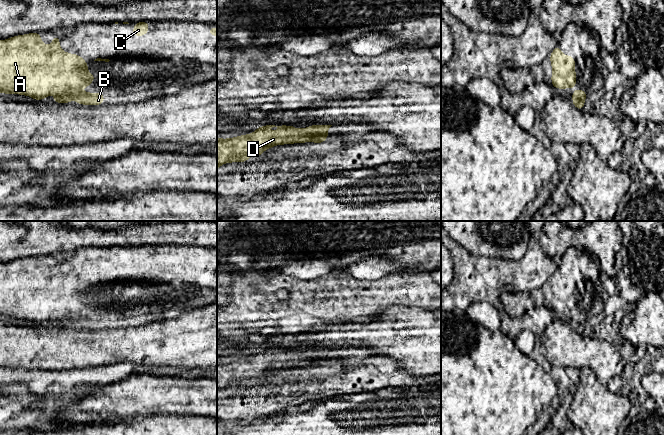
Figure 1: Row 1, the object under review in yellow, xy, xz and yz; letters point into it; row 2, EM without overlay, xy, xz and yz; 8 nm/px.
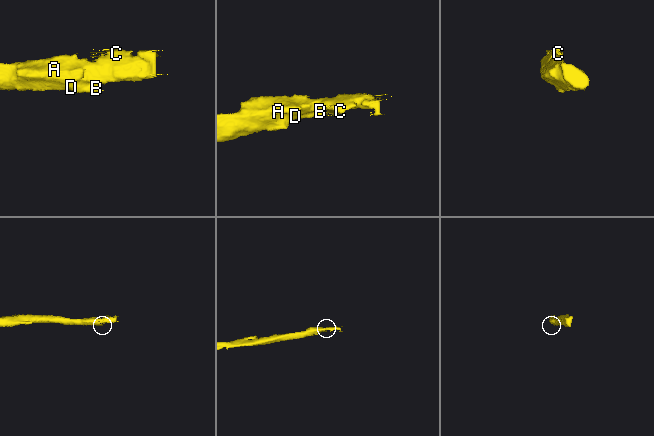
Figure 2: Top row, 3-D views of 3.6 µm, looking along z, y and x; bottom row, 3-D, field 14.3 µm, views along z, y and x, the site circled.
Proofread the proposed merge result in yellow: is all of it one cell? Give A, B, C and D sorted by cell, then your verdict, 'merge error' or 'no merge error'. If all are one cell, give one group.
A B C D; no merge error

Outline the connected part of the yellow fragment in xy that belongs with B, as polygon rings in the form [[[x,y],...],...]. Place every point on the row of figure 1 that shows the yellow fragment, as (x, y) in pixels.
[[[40,33],[17,35],[0,40],[0,93],[30,96],[43,100],[54,94],[55,103],[102,105],[104,95],[79,91],[95,76],[88,72],[84,57],[64,52],[58,35],[47,46]]]

